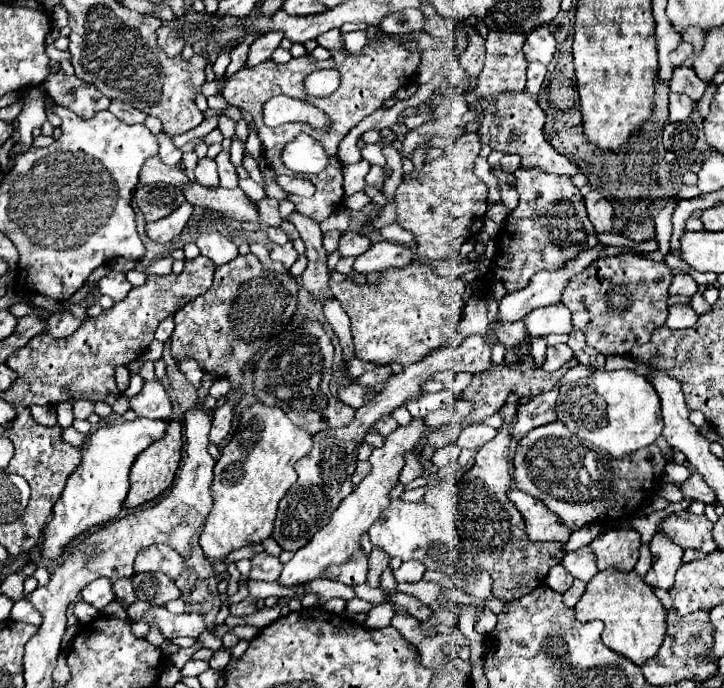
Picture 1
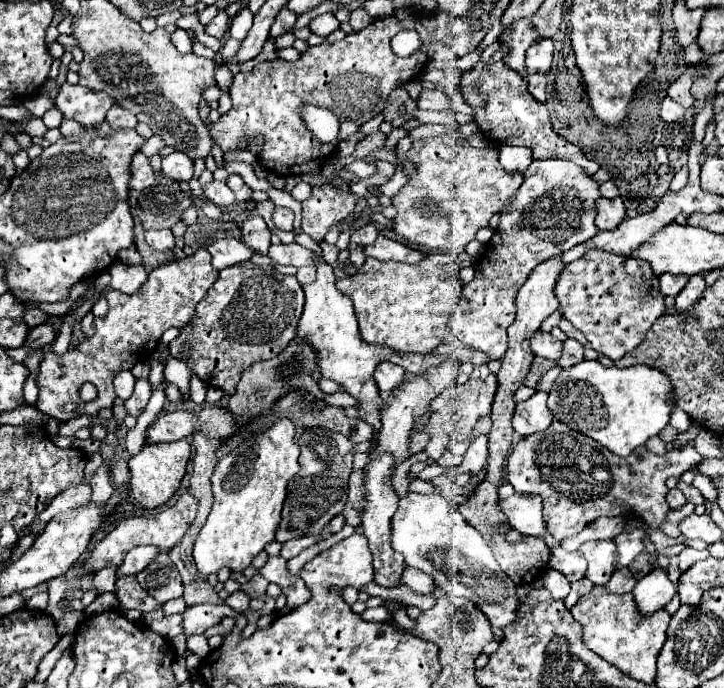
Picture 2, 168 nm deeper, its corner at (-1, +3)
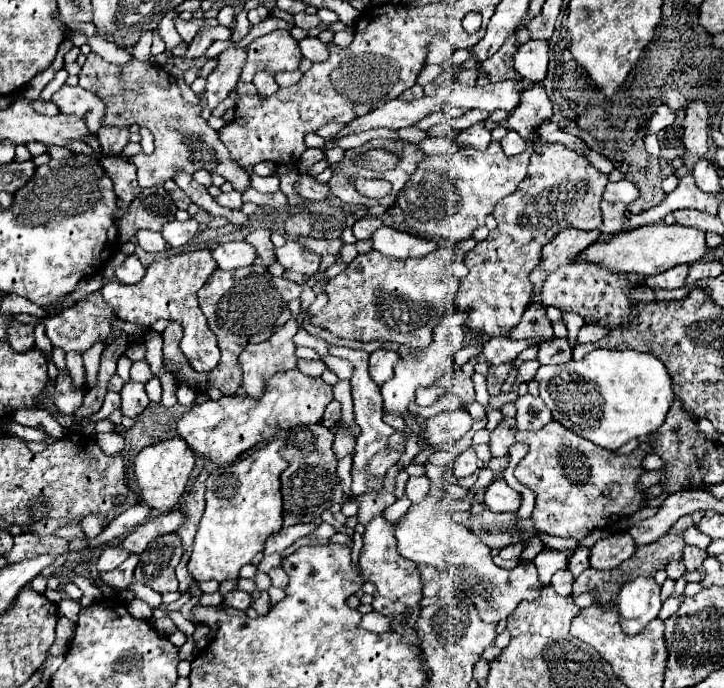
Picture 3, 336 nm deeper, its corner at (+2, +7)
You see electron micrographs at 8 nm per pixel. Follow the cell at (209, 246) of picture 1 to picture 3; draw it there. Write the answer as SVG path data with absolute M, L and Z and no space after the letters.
M227 241L213 249L213 257L219 269L233 271L239 267L247 267L255 261L255 247L245 241Z

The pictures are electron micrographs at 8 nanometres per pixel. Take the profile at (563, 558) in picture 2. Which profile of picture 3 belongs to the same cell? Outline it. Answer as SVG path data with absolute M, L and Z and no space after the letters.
M575 547L569 555L569 571L573 577L579 577L589 567L589 549L587 547Z

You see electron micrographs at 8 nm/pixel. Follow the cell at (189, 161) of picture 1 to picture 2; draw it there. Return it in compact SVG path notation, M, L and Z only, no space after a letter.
M170 229L146 231L146 243L156 251L170 251L174 247L174 235Z

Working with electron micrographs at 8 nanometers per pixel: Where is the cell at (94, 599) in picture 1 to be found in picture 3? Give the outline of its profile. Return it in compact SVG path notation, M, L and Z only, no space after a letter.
M107 547L107 549L101 553L99 561L97 561L97 571L99 571L99 573L107 573L107 571L111 571L111 569L117 569L129 555L131 555L131 553L125 551L125 549Z

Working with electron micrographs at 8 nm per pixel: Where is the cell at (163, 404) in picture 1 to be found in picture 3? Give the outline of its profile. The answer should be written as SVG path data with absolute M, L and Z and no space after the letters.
M129 381L123 389L121 389L121 413L125 417L135 419L147 405L149 405L149 397L145 393L145 385L143 383L135 383Z

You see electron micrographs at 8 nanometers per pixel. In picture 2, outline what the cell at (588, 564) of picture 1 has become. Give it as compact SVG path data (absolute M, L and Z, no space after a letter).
M612 539L606 541L588 541L580 547L582 555L588 561L586 577L594 585L606 585L616 569L616 543Z

